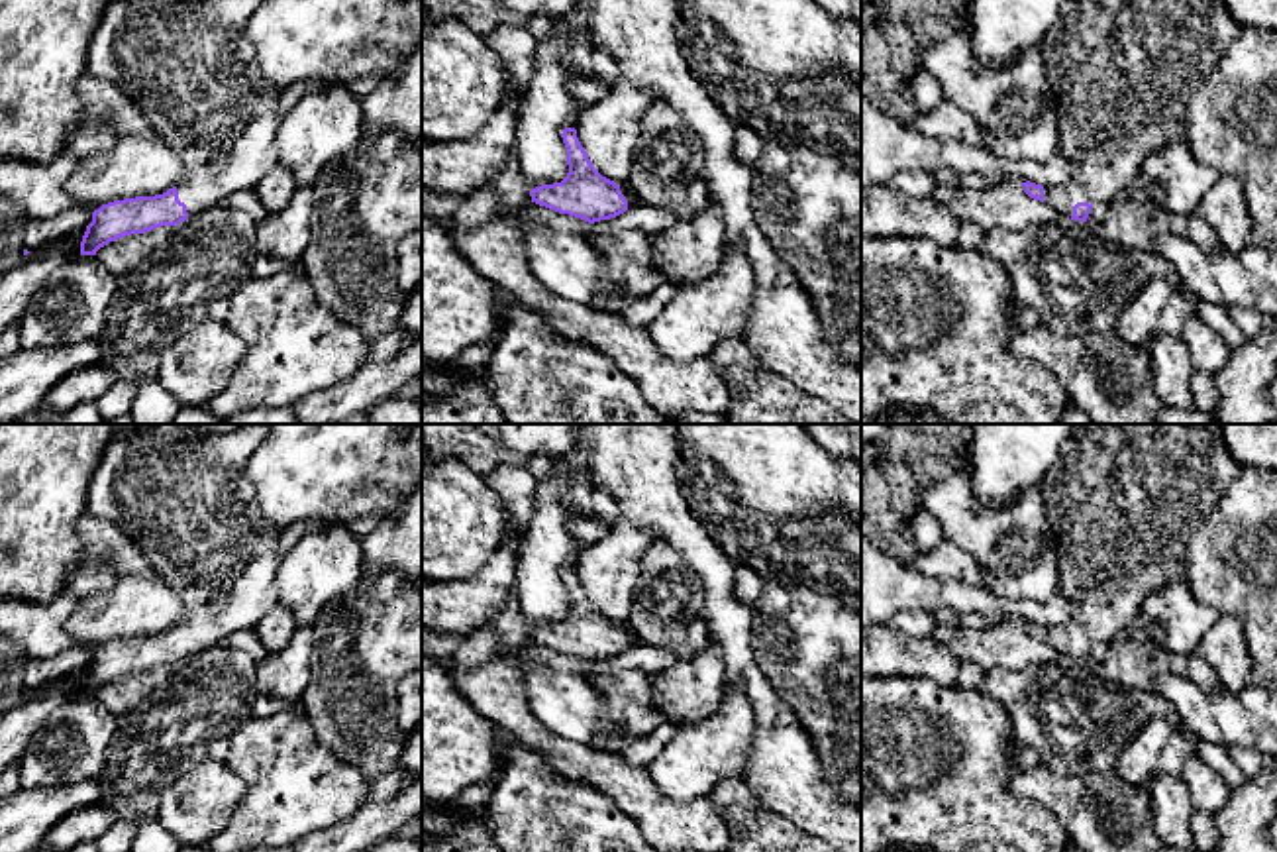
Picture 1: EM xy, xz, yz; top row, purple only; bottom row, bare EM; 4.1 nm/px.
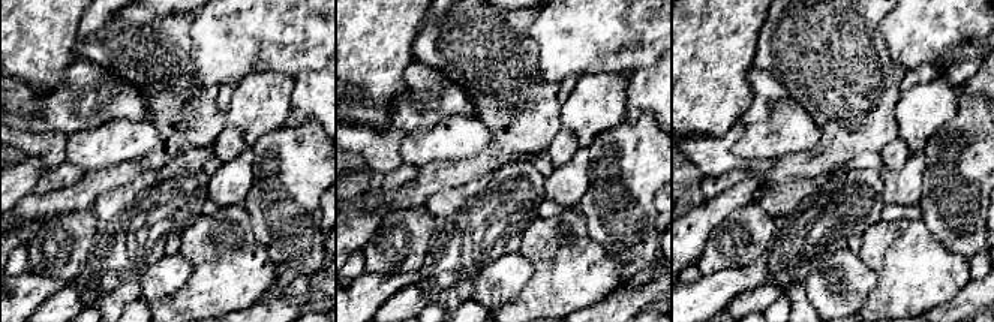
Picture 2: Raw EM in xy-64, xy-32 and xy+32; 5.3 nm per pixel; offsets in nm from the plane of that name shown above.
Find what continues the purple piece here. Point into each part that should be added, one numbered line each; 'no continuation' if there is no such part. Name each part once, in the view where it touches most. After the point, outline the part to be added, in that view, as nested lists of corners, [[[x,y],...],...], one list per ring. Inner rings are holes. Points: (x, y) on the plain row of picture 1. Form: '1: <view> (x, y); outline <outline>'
1: xy (181, 495); outline [[[133,424],[114,432],[96,465],[86,512],[129,534],[155,573],[184,603],[177,622],[188,656],[228,634],[255,628],[277,605],[275,583],[281,528],[267,528],[243,467],[271,424],[245,424],[231,434],[204,436],[186,424]]]

